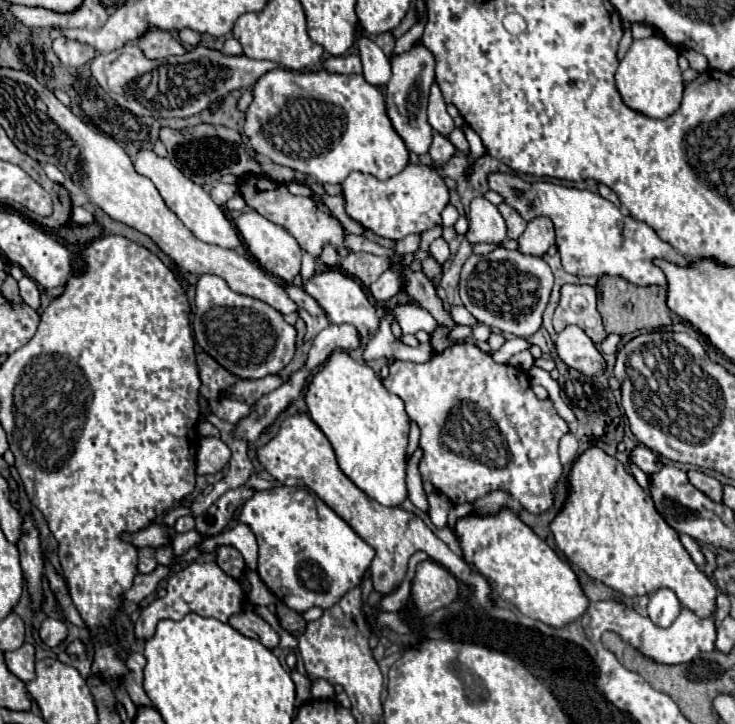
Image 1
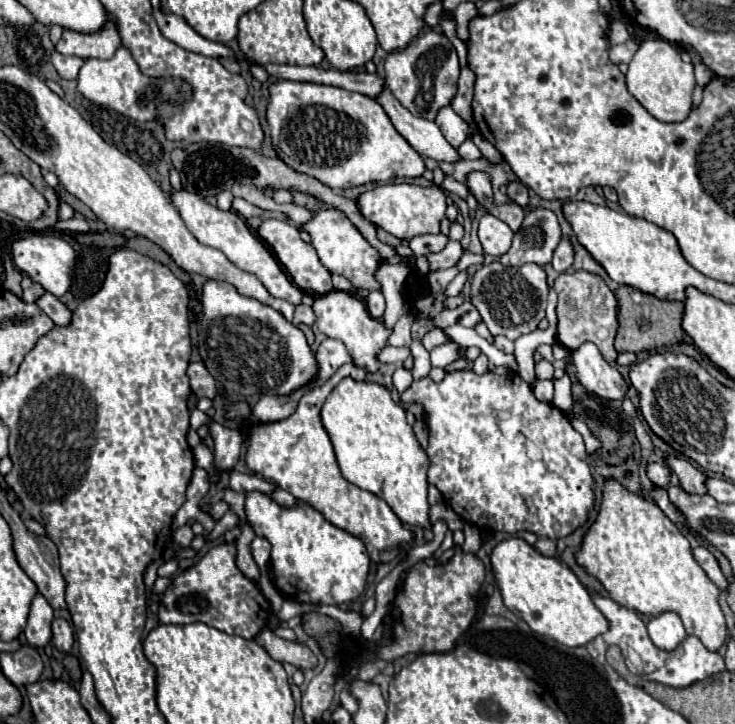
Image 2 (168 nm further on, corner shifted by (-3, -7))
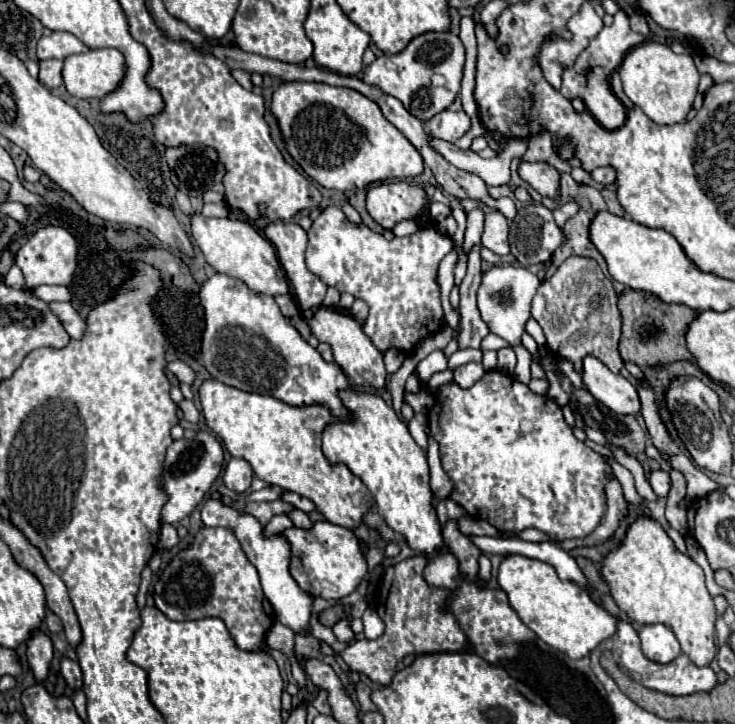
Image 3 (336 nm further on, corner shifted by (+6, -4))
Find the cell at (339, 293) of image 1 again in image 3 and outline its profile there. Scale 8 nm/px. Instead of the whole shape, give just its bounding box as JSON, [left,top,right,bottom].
[308,307,386,387]

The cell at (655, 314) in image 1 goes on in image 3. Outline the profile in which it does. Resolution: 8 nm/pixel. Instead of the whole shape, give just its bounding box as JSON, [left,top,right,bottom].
[618,289,696,367]

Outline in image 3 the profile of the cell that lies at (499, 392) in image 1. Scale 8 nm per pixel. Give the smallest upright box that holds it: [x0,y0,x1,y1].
[428,371,610,541]

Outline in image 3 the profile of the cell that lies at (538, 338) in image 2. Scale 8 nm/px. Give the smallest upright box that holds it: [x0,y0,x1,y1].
[480,333,510,351]

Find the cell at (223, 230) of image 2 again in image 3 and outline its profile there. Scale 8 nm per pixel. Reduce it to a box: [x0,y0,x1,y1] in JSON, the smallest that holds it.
[190,213,288,297]

